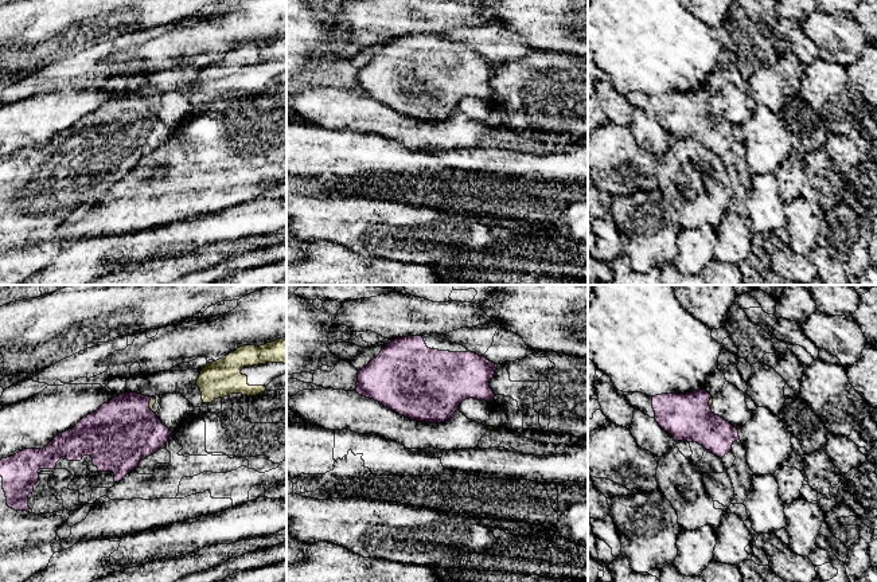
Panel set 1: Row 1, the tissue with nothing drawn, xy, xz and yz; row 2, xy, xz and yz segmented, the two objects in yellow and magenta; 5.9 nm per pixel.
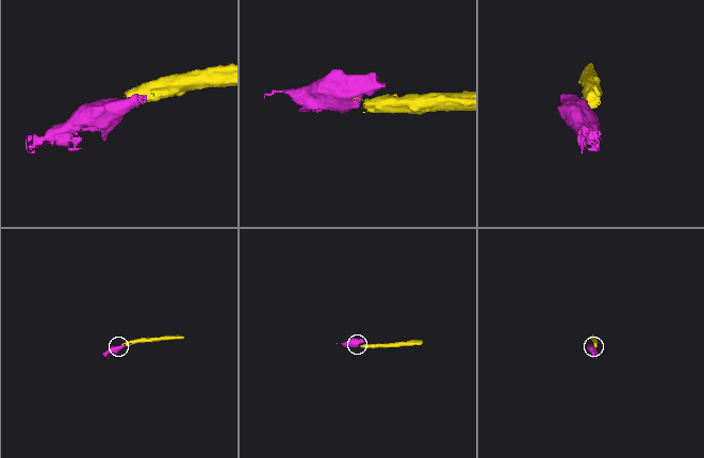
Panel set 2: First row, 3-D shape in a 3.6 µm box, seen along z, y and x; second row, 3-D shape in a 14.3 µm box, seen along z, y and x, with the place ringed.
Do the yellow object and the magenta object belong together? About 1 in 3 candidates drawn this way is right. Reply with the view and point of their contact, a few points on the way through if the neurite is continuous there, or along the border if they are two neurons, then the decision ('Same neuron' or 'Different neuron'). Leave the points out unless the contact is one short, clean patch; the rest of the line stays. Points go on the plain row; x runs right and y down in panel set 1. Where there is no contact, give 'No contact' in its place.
Touches yellow at xy (149, 102). Boundary: xy (152, 96), (149, 100), (151, 109). Different neuron

